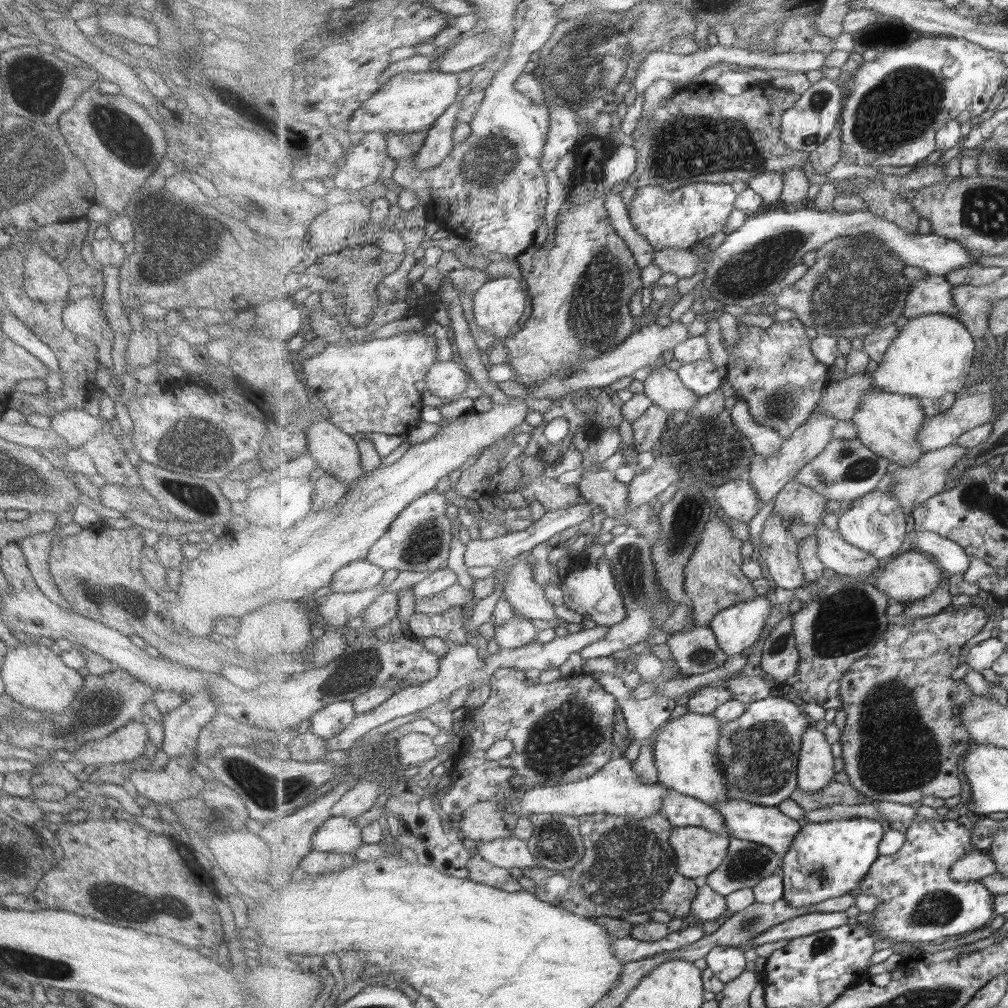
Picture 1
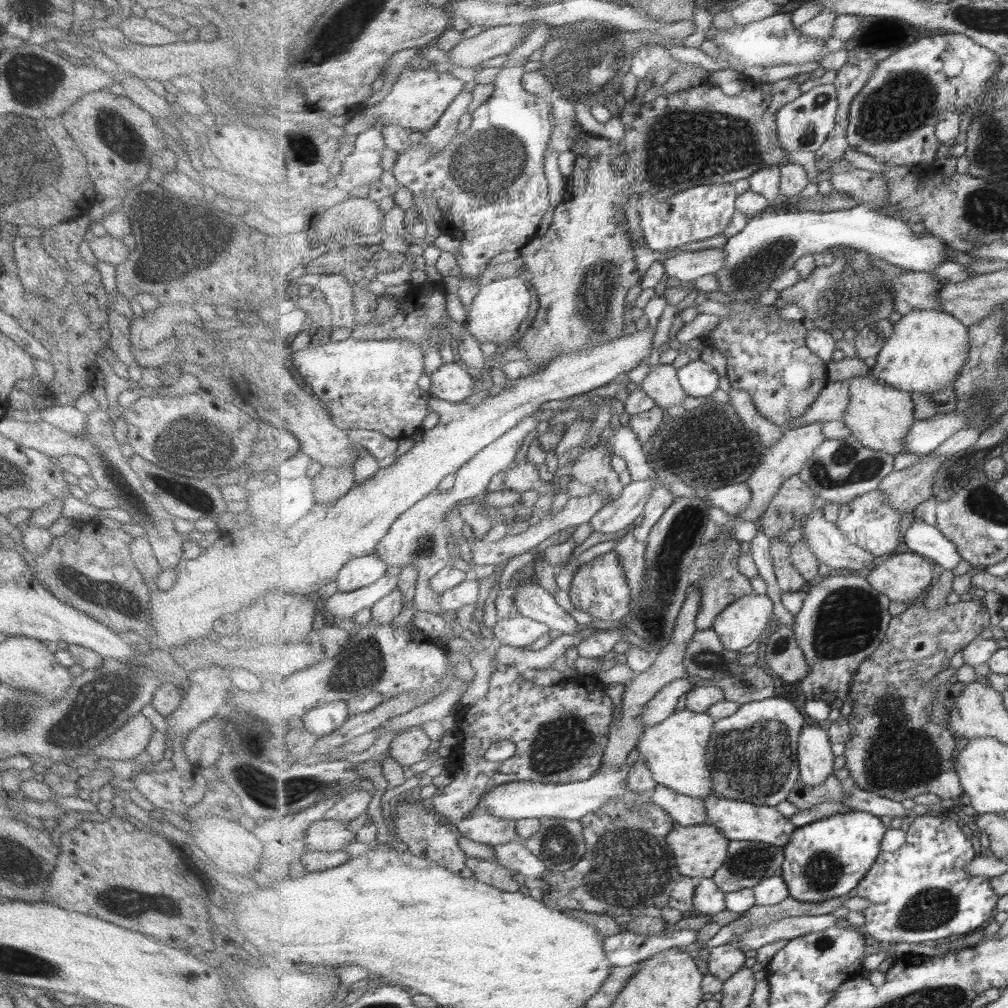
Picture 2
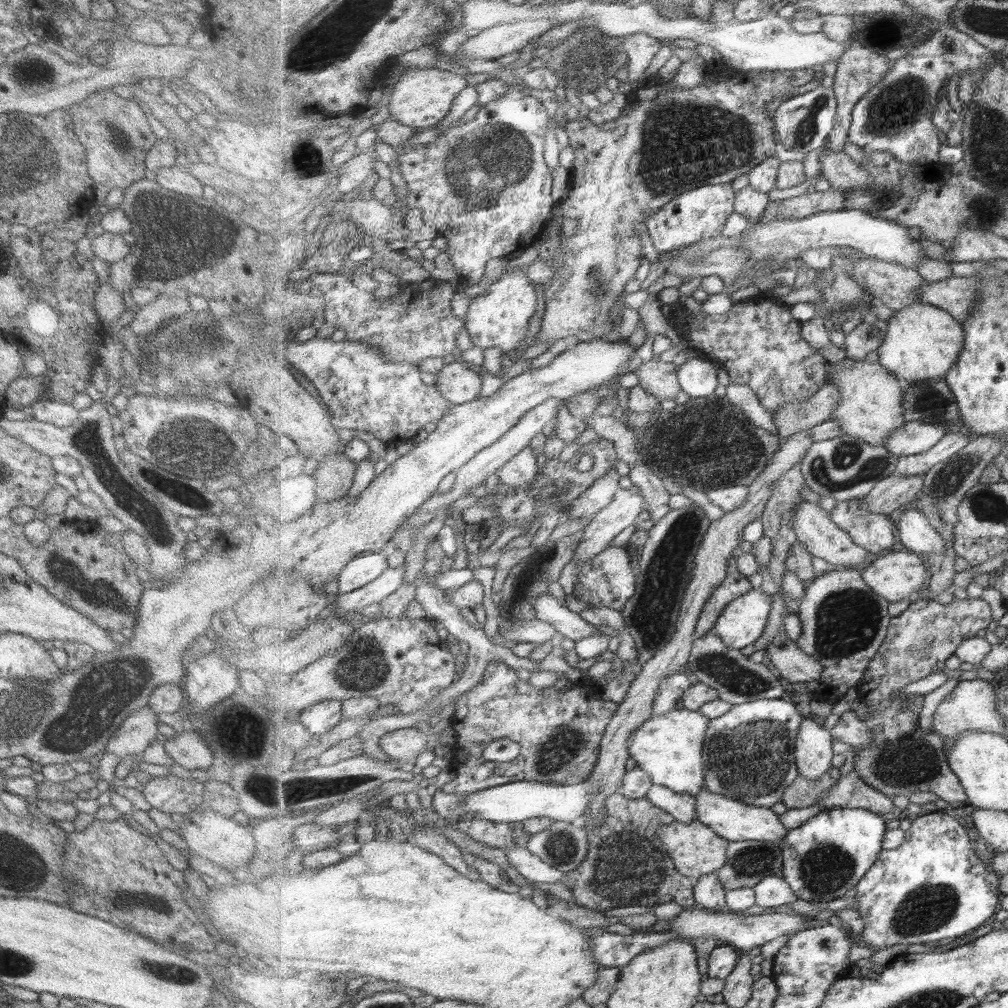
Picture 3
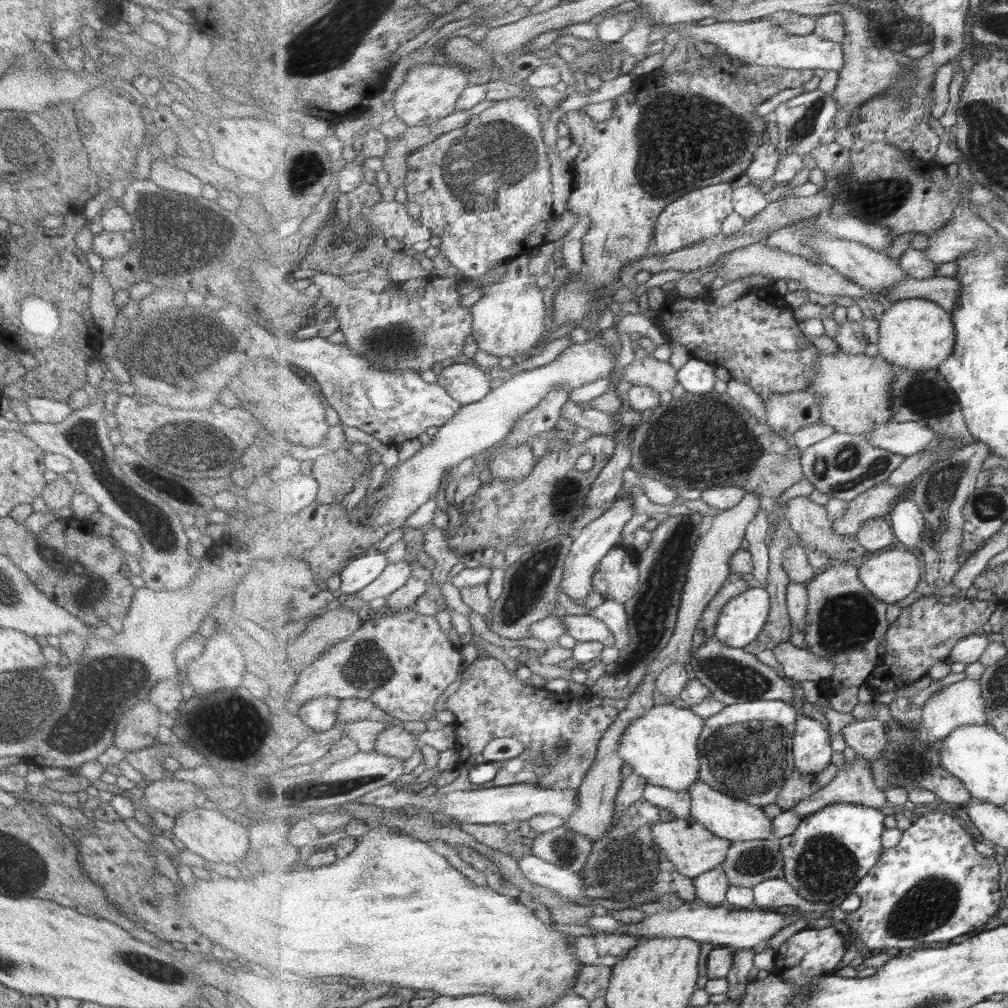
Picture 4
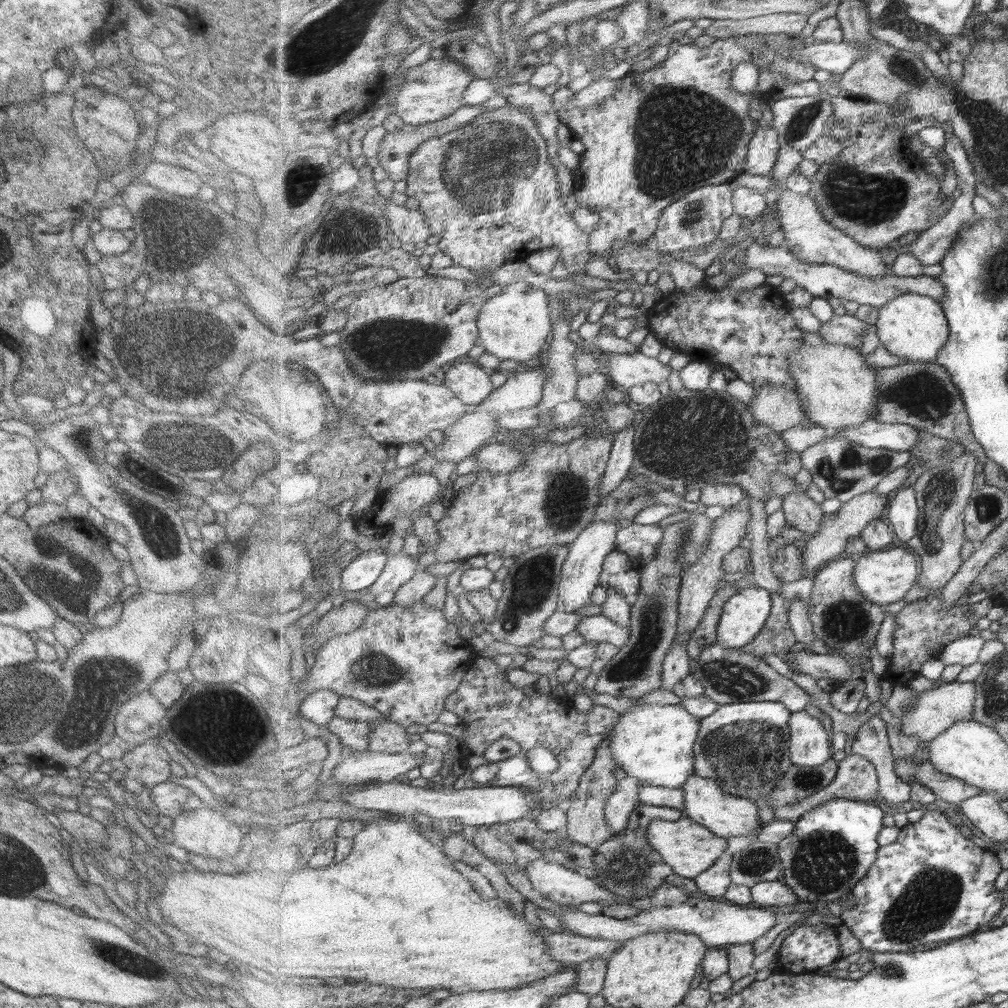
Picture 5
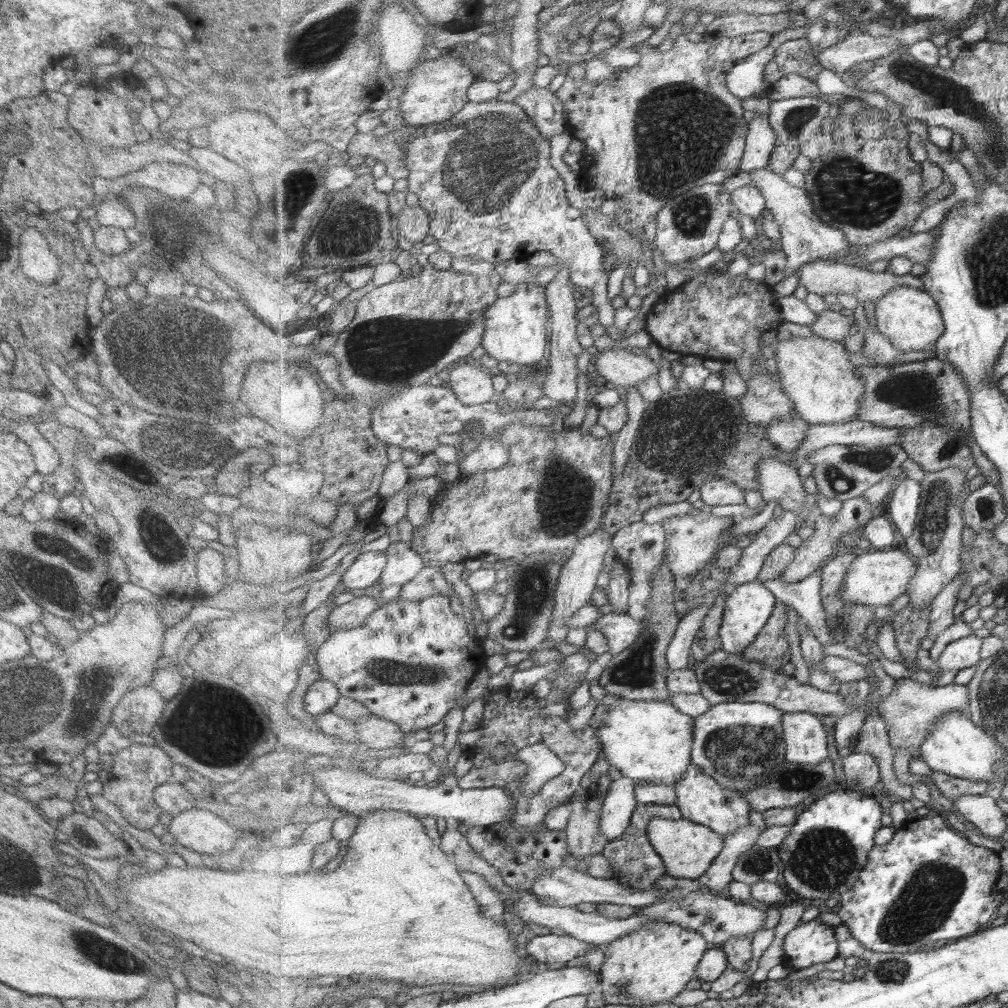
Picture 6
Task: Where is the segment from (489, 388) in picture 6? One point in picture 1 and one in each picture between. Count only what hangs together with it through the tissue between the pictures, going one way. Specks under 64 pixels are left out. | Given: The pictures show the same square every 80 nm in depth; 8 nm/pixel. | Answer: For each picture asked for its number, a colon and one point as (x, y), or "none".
1: (448, 379)
2: (453, 382)
3: (458, 382)
4: (468, 384)
5: (470, 382)

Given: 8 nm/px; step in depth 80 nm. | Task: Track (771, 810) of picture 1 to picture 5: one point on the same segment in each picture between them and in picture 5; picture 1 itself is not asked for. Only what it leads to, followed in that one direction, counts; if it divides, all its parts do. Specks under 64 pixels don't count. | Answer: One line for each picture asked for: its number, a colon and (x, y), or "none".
2: (738, 820)
3: (736, 821)
4: (735, 820)
5: (726, 815)

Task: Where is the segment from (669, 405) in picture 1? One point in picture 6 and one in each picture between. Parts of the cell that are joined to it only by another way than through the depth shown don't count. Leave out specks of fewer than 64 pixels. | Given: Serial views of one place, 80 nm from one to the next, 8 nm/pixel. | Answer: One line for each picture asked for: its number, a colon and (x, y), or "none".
2: (662, 383)
3: (659, 378)
4: (661, 376)
5: (627, 370)
6: (616, 366)

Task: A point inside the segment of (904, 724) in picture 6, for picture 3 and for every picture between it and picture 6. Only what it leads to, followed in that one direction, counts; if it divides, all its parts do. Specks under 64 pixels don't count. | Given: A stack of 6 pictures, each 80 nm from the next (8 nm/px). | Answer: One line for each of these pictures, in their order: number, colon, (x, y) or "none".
3: (972, 705)
4: (961, 704)
5: (935, 711)

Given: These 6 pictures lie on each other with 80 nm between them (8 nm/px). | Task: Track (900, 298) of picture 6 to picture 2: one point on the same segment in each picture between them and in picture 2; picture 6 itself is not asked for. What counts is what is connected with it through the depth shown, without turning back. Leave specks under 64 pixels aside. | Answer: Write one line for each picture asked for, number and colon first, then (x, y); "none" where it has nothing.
2: (928, 349)
3: (923, 342)
4: (916, 334)
5: (914, 327)

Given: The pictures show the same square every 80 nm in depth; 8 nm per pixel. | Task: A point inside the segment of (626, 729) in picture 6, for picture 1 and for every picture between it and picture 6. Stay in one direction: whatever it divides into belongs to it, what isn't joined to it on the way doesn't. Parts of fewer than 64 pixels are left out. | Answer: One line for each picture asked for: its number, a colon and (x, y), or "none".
1: (686, 748)
2: (676, 749)
3: (670, 747)
4: (663, 746)
5: (654, 743)

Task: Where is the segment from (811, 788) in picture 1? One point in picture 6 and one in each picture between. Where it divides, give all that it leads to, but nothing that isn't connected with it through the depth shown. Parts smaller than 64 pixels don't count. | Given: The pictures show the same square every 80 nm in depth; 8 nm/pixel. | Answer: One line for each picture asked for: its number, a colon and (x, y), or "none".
2: (815, 756)
3: (814, 744)
4: (812, 743)
5: (810, 746)
6: (809, 740)

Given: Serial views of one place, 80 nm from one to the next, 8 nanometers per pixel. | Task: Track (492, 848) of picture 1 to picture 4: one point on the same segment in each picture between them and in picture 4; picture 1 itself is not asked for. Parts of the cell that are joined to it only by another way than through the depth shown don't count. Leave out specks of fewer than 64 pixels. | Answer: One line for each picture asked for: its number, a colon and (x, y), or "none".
2: (515, 856)
3: (530, 866)
4: (568, 885)

